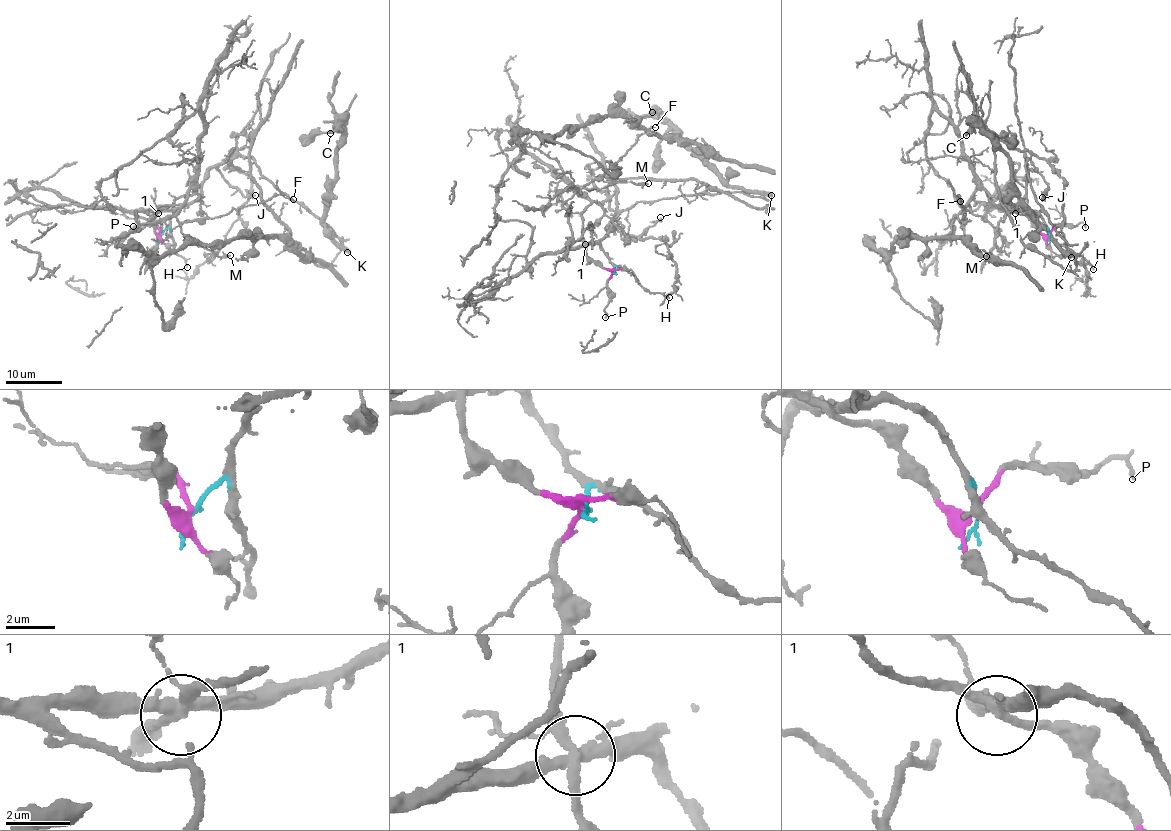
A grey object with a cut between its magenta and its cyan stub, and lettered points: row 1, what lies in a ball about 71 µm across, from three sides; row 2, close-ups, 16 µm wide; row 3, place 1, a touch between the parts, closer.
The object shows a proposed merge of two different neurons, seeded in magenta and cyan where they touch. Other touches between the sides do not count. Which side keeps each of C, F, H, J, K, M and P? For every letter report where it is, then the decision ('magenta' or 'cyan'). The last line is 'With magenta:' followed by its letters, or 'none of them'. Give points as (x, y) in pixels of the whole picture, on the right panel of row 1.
C: at (966, 135); cyan
F: at (960, 201); magenta
H: at (1093, 269); cyan
J: at (1042, 197); cyan
K: at (1071, 257); cyan
M: at (986, 256); magenta
P: at (1085, 227); magenta
With magenta: F, M, P

